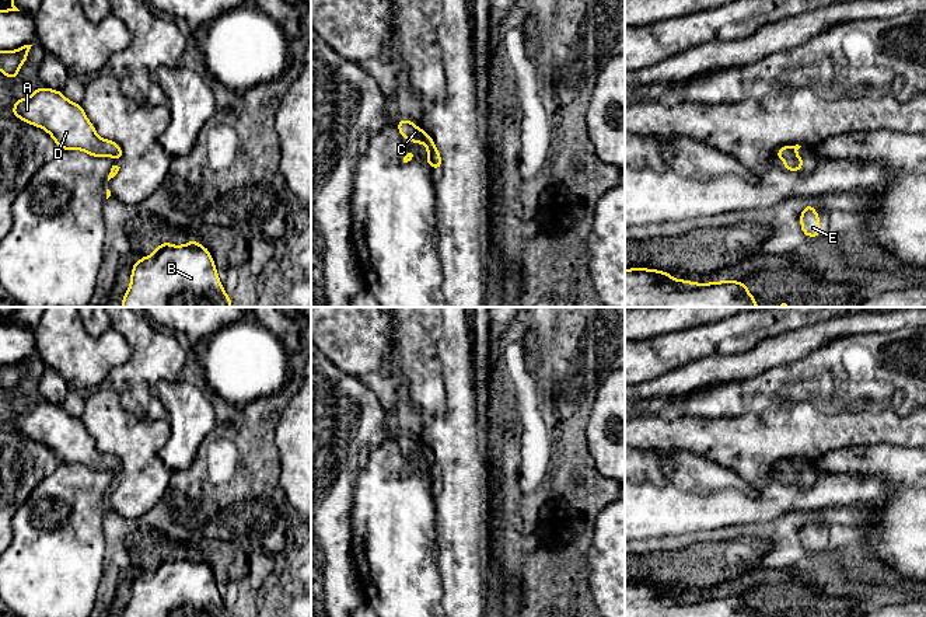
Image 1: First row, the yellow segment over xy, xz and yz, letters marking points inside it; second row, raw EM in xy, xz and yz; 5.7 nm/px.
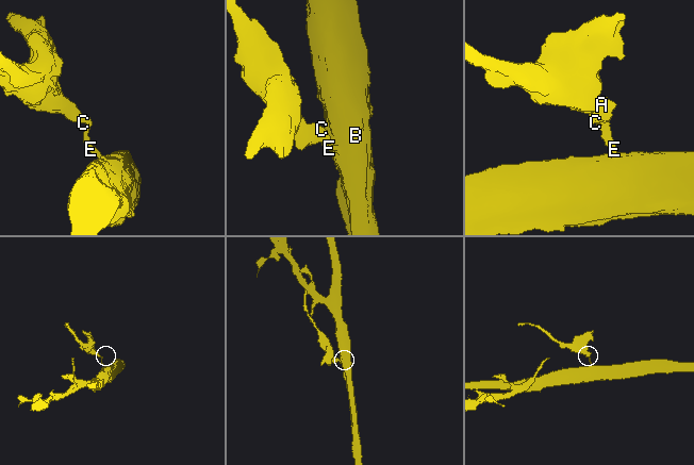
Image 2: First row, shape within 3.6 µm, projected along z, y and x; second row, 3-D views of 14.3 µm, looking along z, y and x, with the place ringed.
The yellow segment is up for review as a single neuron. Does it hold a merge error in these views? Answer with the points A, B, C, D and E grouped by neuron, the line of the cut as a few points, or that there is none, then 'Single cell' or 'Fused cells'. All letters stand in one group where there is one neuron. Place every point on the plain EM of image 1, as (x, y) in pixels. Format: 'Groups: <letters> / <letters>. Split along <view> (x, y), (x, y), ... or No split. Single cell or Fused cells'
Groups: A B C D E. No split. Single cell

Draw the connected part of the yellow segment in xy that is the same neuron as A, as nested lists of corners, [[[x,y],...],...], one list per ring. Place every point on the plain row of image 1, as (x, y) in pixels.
[[[36,402],[29,411],[15,414],[13,430],[46,445],[60,464],[81,464],[91,471],[123,473],[120,460],[99,452],[83,421],[69,415],[62,405]]]

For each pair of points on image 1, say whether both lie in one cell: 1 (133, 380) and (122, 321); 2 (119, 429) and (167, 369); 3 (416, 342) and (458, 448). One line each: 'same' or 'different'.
1: same
2: different
3: different

